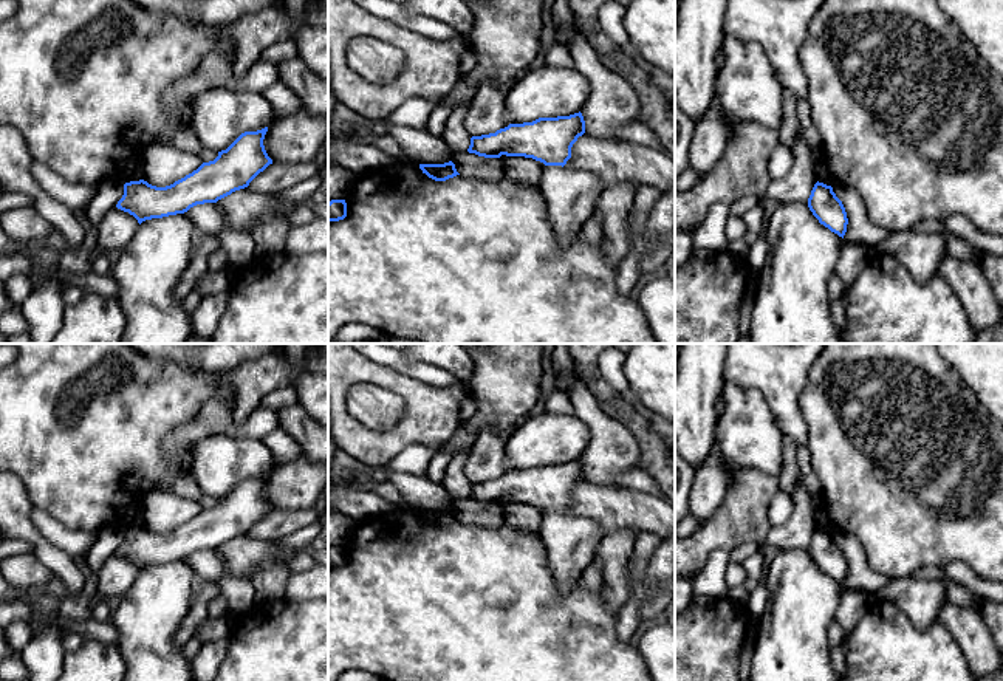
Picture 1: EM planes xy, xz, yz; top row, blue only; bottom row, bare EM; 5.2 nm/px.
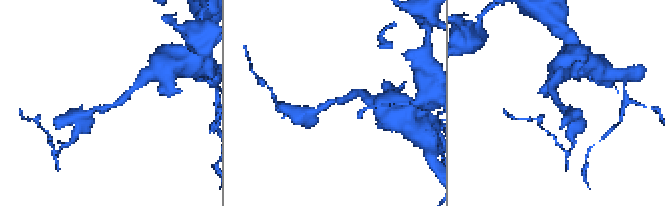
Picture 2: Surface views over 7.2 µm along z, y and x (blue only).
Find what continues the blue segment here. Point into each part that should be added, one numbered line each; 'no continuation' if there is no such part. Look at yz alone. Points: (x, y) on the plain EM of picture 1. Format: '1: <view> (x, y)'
no continuation

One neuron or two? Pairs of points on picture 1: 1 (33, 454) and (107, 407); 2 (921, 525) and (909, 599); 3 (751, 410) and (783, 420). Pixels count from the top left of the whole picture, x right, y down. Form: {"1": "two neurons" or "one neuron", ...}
{"1": "one neuron", "2": "two neurons", "3": "two neurons"}

